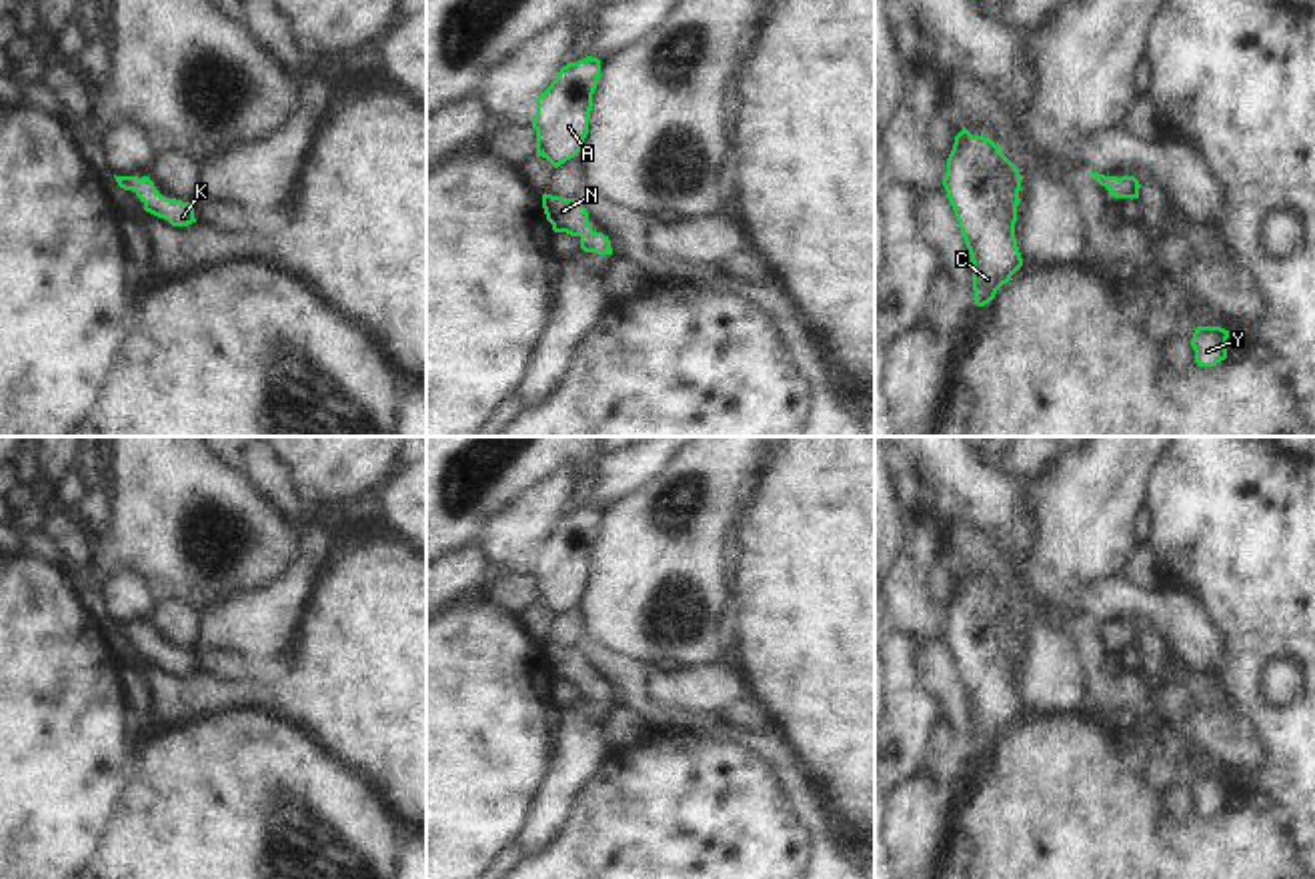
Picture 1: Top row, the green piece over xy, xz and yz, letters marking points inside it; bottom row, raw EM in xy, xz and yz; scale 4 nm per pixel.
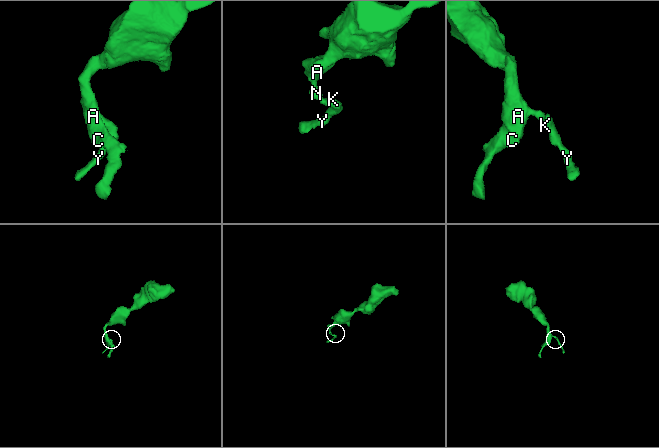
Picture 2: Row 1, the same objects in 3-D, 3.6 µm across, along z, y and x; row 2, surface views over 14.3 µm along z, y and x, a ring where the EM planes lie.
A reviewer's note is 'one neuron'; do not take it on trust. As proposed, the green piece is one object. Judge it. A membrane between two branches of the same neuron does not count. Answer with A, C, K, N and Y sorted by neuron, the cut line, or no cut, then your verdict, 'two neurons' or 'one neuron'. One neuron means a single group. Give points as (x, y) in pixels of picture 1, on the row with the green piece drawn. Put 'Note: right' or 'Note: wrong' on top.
Note: right
A C K N Y; no cut; one neuron

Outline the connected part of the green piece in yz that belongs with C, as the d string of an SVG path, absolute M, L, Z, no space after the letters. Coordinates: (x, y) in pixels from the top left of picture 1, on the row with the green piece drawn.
M963 126L943 186L971 254L973 300L985 306L1023 266L1015 238L1021 174L1001 146Z

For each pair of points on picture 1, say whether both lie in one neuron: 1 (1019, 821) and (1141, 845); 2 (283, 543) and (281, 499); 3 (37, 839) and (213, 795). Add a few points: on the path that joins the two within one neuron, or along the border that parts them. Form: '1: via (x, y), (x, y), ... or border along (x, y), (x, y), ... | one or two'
1: via (1049, 831), (1063, 845), (1111, 845) | one
2: border along (249, 479), (287, 517), (299, 517), (311, 507) | two
3: border along (127, 777), (121, 801), (89, 857) | two

